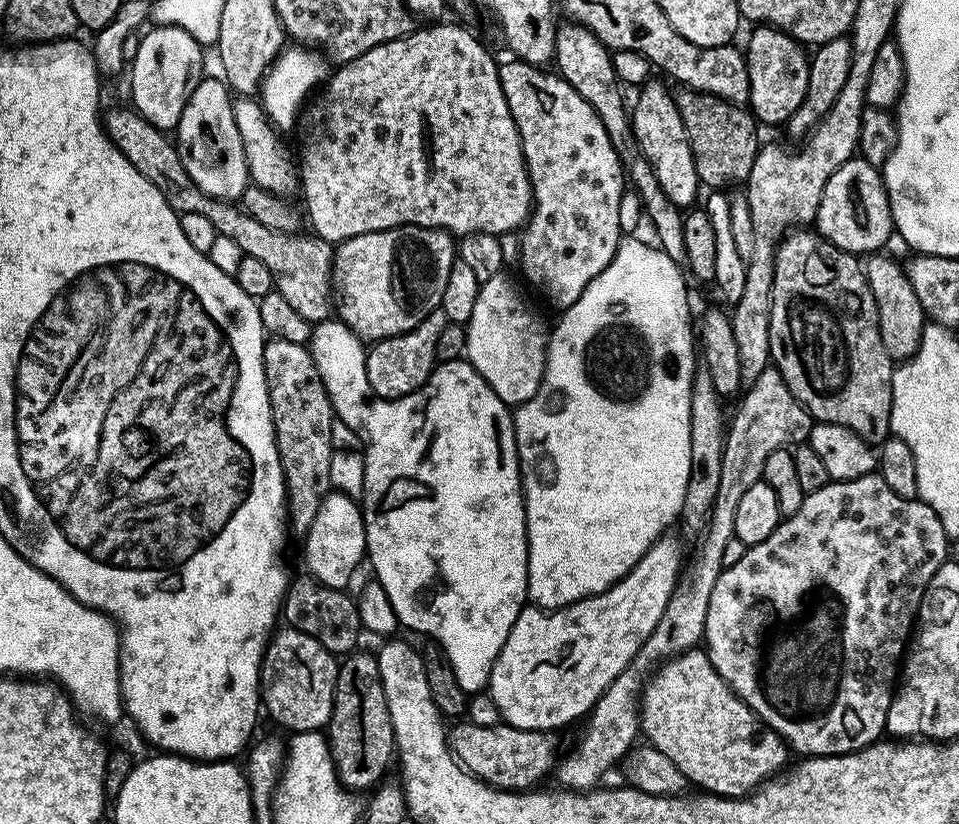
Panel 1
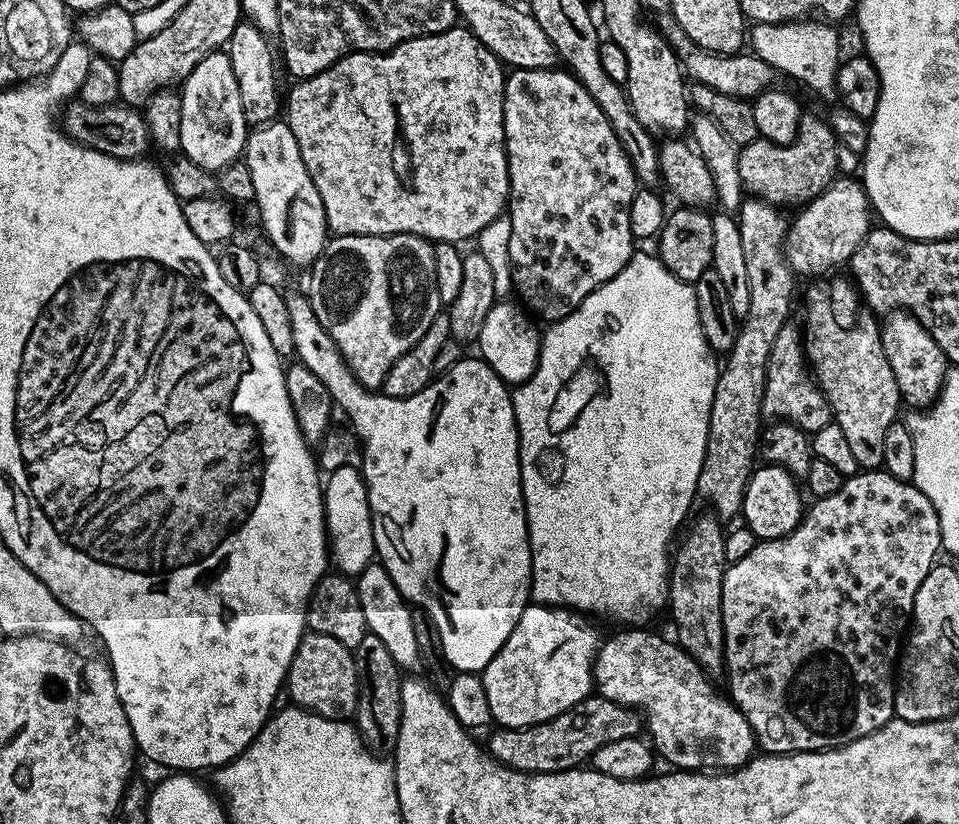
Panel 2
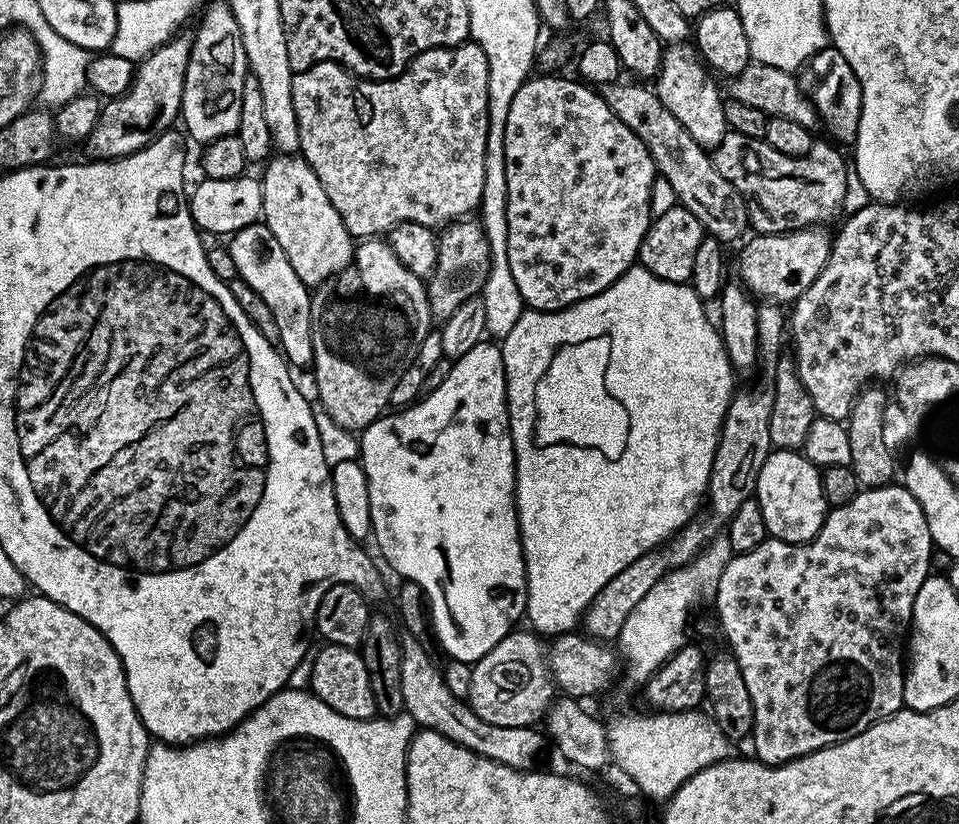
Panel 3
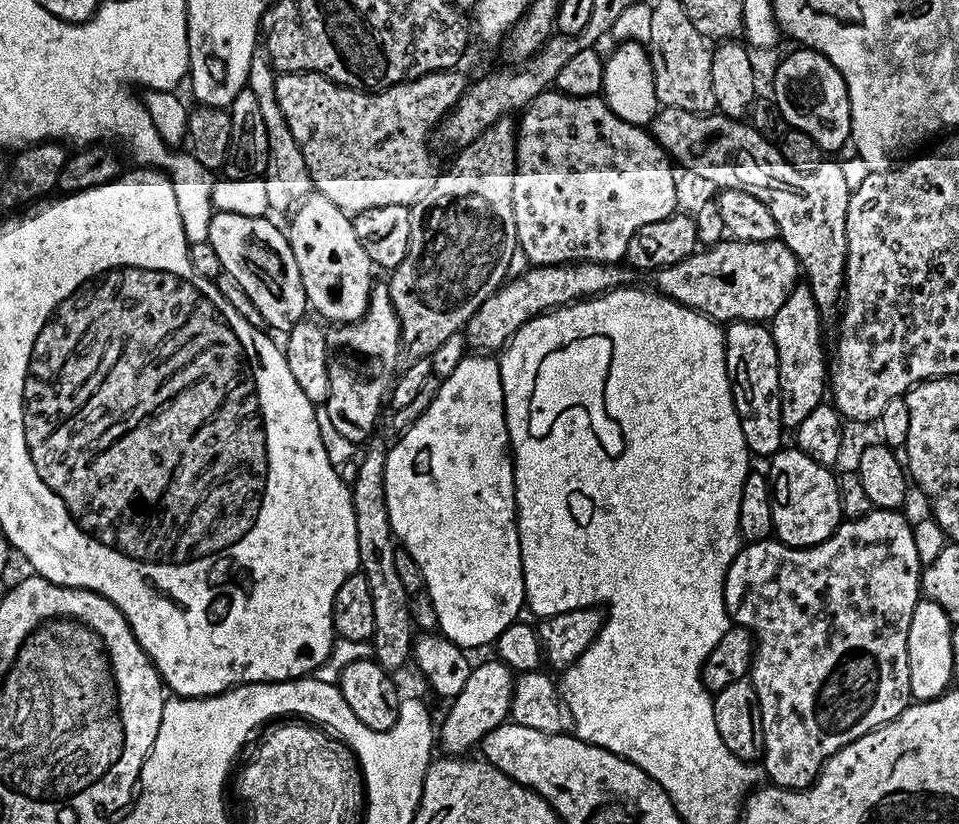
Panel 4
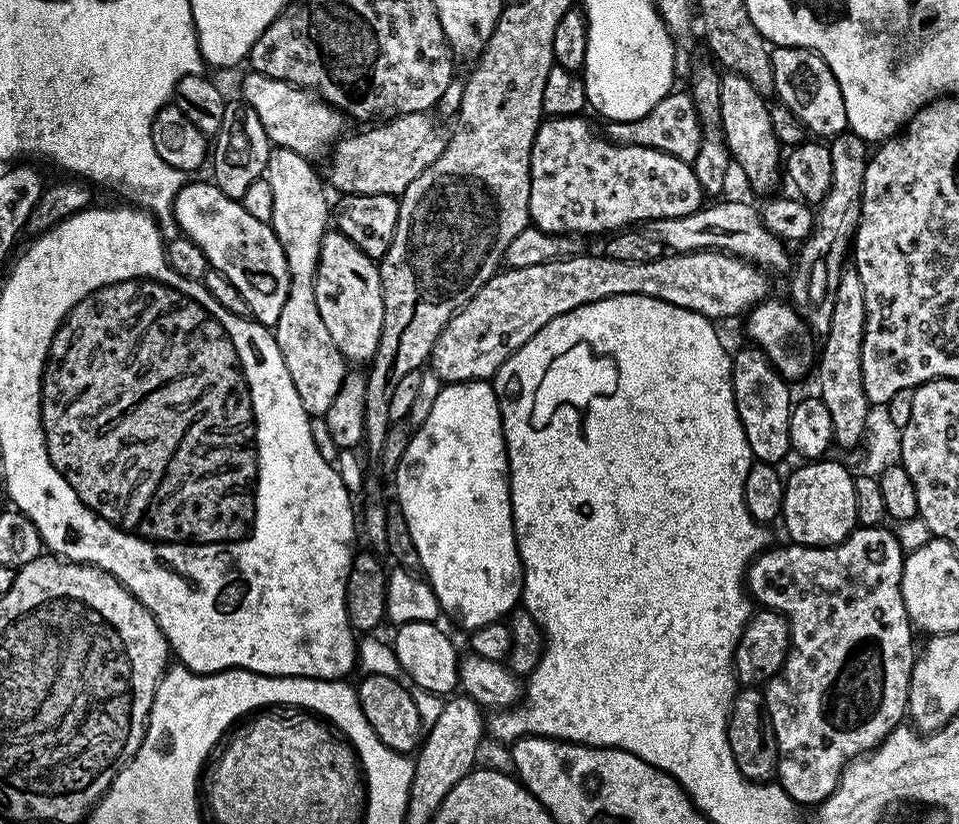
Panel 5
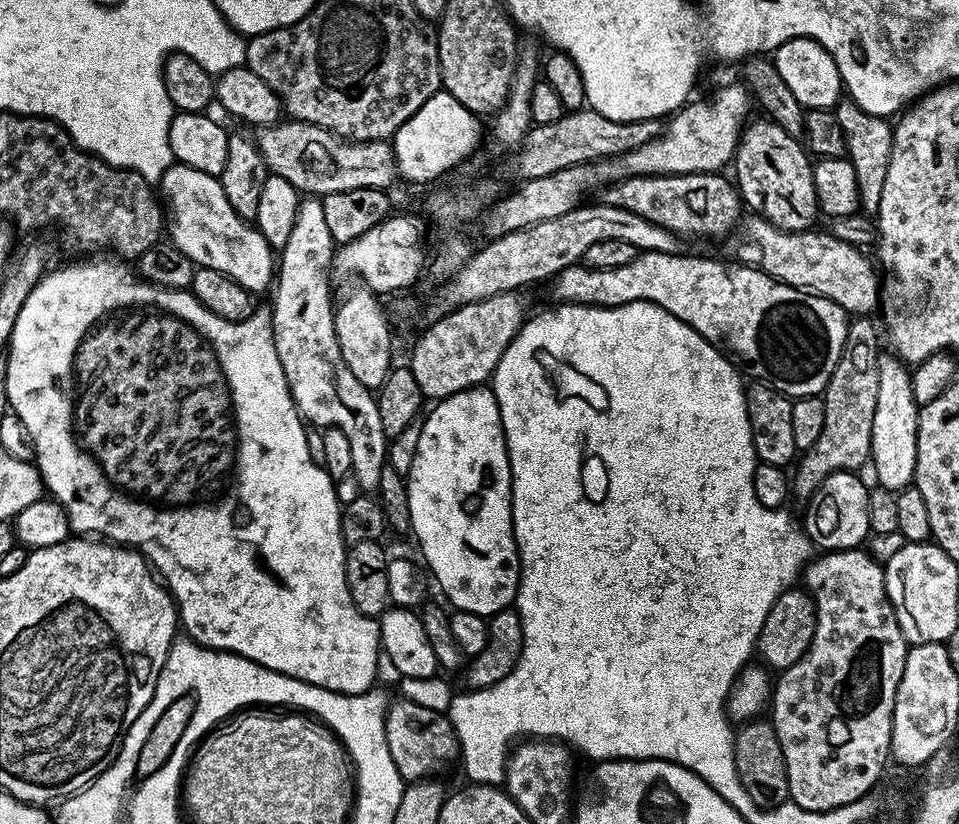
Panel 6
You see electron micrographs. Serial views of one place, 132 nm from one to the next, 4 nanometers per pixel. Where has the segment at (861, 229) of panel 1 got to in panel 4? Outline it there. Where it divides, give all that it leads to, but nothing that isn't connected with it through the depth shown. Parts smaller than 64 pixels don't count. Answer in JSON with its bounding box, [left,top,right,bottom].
[654,238,802,322]

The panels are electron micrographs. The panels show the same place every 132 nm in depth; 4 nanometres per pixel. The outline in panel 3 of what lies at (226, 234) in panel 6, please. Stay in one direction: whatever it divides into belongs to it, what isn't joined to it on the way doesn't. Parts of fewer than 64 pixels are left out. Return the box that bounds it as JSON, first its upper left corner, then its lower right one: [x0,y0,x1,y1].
[226,222,312,369]

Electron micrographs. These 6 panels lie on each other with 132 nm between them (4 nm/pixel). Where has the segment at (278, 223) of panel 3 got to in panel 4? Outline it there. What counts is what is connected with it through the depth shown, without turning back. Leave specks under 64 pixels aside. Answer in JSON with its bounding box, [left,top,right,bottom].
[286,194,374,325]

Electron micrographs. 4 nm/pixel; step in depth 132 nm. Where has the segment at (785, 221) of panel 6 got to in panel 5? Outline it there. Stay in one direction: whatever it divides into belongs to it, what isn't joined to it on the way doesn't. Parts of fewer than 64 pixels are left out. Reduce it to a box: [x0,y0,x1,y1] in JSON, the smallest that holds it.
[718,72,782,193]

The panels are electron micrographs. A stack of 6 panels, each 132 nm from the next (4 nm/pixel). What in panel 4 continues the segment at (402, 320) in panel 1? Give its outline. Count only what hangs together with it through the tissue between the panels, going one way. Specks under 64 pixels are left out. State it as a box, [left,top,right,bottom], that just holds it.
[323,282,402,446]

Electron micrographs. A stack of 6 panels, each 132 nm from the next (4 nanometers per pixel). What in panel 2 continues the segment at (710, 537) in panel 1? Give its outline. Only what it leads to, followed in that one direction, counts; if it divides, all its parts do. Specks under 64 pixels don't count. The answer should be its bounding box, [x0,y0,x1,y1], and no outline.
[760,322,834,433]

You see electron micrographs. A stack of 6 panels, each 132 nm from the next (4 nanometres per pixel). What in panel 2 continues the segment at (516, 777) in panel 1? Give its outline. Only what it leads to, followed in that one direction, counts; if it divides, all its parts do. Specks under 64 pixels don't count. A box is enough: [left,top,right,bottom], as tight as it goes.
[486,694,642,772]

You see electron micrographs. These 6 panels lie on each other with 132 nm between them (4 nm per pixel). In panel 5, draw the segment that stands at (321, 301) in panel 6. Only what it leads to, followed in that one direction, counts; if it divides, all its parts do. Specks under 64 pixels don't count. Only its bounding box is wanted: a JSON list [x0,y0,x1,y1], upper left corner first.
[266,147,346,418]

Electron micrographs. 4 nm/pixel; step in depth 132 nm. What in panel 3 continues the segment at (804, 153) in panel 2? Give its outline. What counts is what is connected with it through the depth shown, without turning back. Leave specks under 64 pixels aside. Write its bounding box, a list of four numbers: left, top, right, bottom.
[711,130,850,234]

